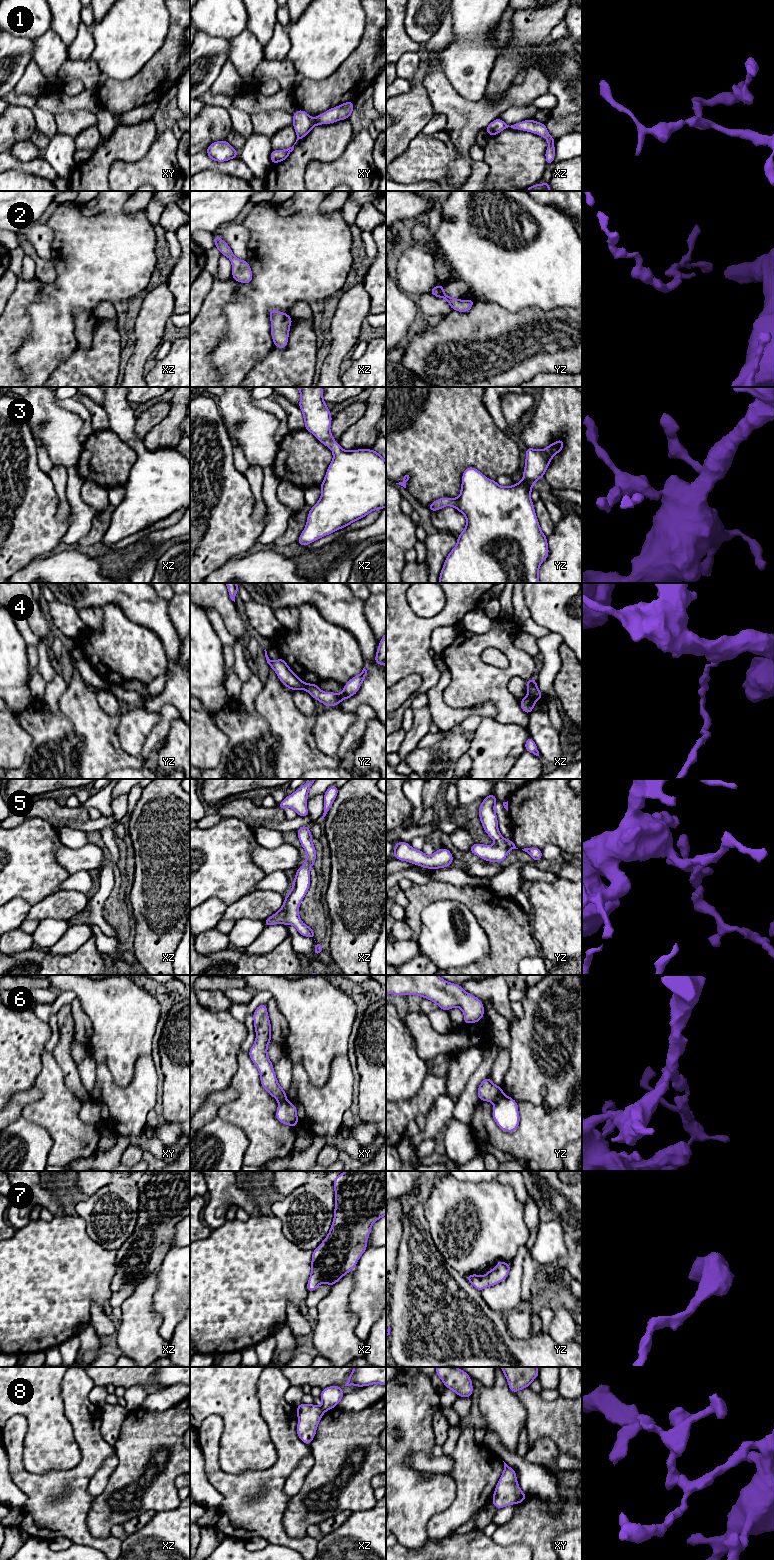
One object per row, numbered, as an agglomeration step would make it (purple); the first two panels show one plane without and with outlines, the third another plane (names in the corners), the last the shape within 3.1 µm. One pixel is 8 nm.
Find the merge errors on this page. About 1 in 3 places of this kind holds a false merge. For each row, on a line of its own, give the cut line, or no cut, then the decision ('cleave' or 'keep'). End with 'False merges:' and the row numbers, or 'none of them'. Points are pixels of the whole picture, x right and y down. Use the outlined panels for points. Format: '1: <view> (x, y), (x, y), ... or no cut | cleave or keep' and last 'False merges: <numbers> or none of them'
1: no cut | keep
2: no cut | keep
3: no cut | keep
4: xz (527, 695), (534, 701) | cleave
5: no cut | keep
6: yz (502, 1093), (494, 1103) | cleave
7: no cut | keep
8: xy (522, 1493), (516, 1503) | cleave
False merges: 4, 6, 8

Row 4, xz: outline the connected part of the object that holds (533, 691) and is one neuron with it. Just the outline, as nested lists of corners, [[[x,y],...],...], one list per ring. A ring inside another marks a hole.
[[[528,679],[526,680],[527,684],[527,696],[532,698],[534,701],[539,701],[543,696],[542,693],[540,692],[536,679]]]

